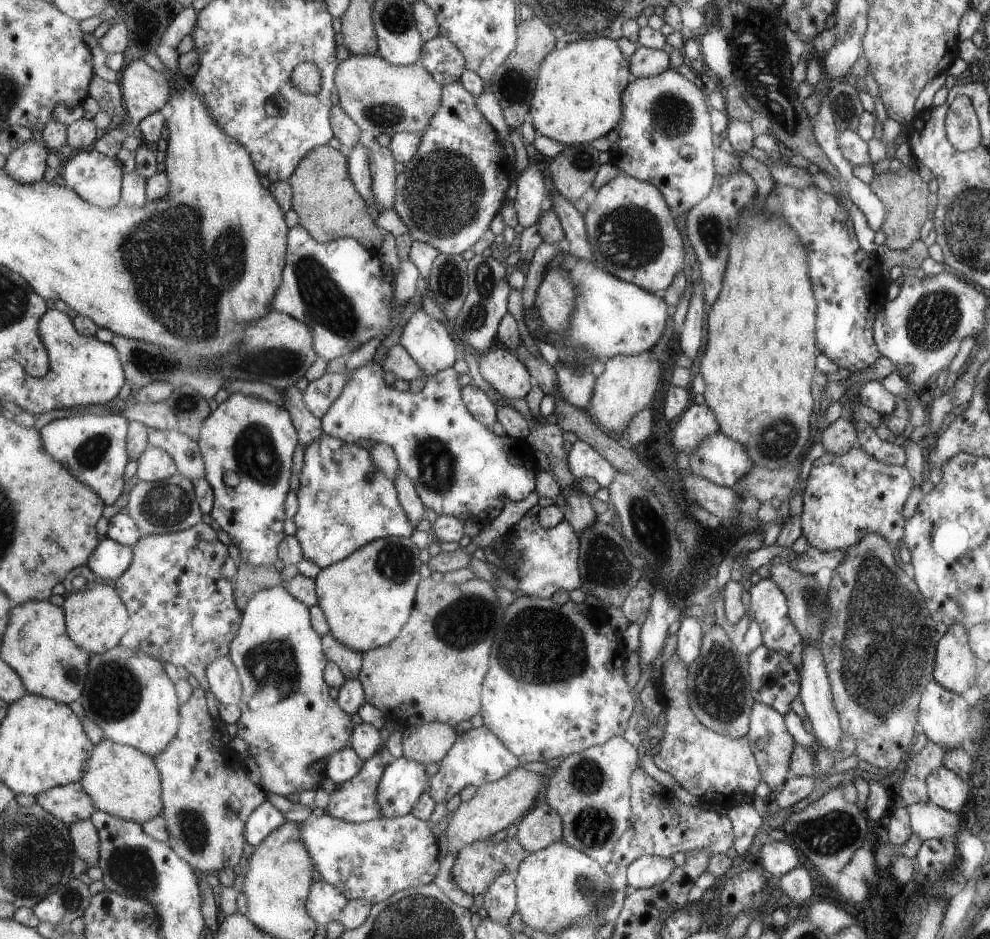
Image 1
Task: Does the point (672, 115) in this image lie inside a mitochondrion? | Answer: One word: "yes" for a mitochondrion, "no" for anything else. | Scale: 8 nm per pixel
yes

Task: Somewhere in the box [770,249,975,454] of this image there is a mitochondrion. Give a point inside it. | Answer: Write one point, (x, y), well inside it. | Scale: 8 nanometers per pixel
(932, 322)

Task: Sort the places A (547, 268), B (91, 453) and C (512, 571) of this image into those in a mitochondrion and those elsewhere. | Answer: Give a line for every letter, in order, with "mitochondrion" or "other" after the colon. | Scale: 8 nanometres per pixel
A: other
B: mitochondrion
C: other

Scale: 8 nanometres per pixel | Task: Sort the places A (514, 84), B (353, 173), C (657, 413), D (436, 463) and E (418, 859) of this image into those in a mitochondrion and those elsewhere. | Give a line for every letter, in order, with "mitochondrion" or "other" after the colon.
A: mitochondrion
B: other
C: other
D: mitochondrion
E: other

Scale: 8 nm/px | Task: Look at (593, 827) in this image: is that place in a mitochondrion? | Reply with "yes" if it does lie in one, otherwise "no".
yes

